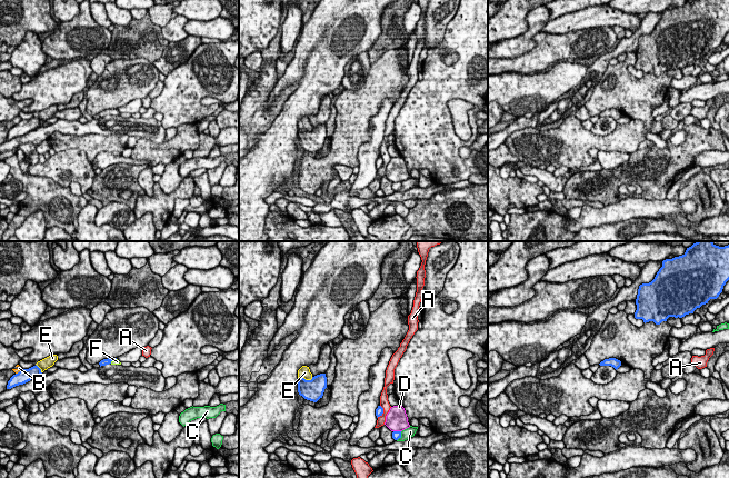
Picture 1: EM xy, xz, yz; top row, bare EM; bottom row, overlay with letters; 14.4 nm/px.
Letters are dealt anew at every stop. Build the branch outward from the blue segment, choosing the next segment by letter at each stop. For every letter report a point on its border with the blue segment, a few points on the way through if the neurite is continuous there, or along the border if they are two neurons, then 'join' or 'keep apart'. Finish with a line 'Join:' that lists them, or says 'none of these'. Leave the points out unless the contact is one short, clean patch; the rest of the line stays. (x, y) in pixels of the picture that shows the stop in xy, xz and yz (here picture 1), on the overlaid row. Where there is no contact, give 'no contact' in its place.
A: meets blue in xz at (382, 411); border along xz (380, 405), (382, 412), (377, 417); keep apart
B: meets blue in xy at (19, 371); border along xy (21, 368), (16, 374); keep apart
C: meets blue in xz at (400, 436); border along xz (401, 431), (397, 440); keep apart
D: meets blue in xz at (397, 431); keep apart
E: meets blue in xz at (305, 379); keep apart
F: meets blue in xy at (112, 360); runs through xy (106, 361), (112, 360), (117, 361); join
Join: F

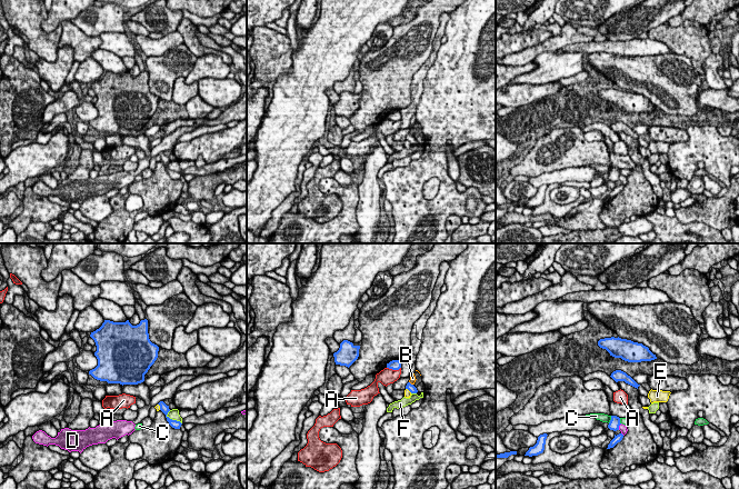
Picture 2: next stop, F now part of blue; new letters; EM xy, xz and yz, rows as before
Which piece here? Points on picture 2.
A: meets blue in xz at (393, 369); border along xz (387, 367), (392, 369), (400, 368); keep apart
B: meets blue in xz at (410, 383); keep apart
C: meets blue in yz at (611, 419); border along yz (611, 416), (608, 422); keep apart
D: meets blue in yz at (618, 427); border along yz (621, 423), (618, 429); keep apart
E: meets blue in xy at (160, 407); border along xy (158, 403), (160, 409); keep apart
F: meets blue in xy at (173, 420); border along xy (167, 412), (170, 418), (181, 423); keep apart
Join: none of these

